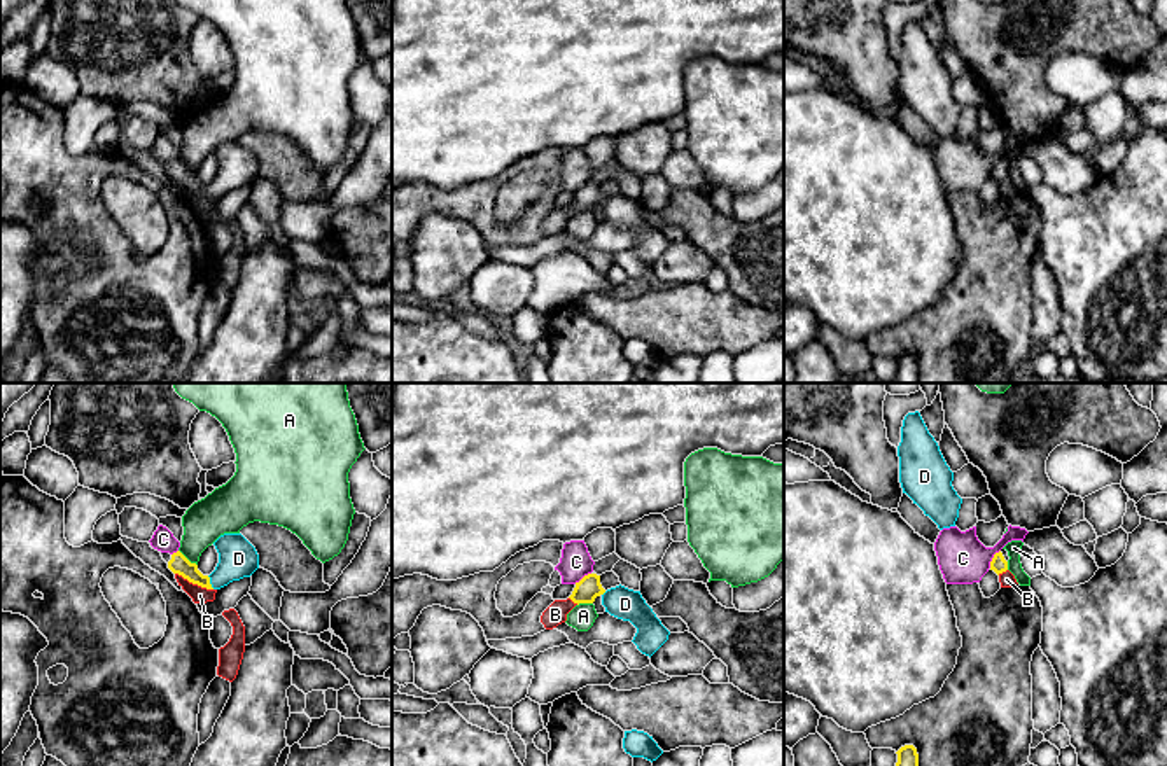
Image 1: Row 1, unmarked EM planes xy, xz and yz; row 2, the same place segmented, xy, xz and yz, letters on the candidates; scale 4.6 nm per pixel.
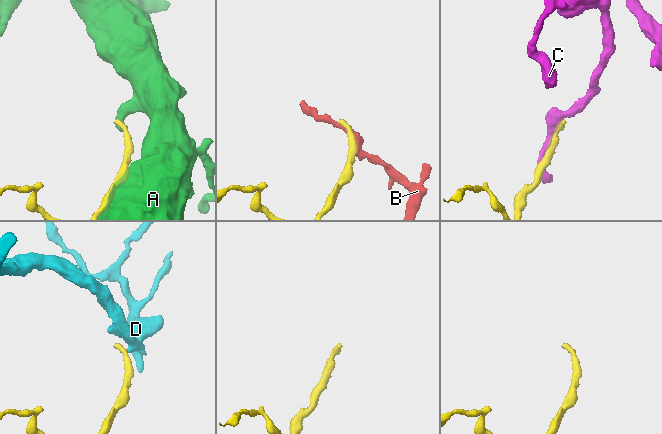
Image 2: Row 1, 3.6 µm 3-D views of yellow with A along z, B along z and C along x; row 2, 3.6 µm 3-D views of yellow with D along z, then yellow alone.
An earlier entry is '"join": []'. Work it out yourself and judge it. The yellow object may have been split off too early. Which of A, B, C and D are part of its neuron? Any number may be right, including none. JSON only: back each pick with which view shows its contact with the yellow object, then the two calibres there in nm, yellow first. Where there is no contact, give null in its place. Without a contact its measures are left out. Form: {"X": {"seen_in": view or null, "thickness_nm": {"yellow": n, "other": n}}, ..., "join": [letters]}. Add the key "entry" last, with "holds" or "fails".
{"D": {"seen_in": "xy", "thickness_nm": {"yellow": 90, "other": 180}}, "join": ["D"], "entry": "fails"}

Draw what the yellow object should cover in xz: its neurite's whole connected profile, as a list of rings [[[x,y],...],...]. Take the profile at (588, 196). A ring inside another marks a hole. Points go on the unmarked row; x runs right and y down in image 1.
[[[588,182],[576,191],[569,206],[579,213],[593,212],[597,205],[602,206],[605,220],[618,227],[630,229],[637,236],[632,250],[642,262],[651,266],[668,248],[670,240],[646,212],[640,199],[628,198],[621,192],[605,199],[600,192],[600,184]]]

